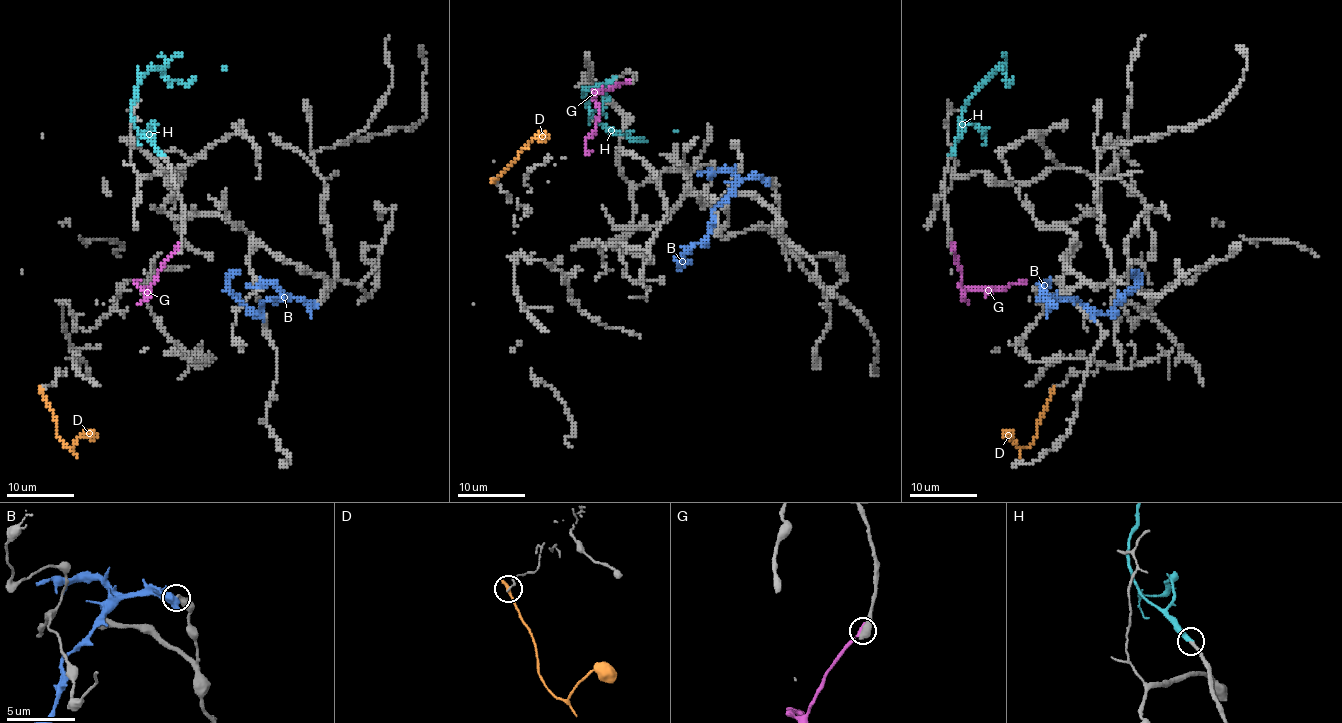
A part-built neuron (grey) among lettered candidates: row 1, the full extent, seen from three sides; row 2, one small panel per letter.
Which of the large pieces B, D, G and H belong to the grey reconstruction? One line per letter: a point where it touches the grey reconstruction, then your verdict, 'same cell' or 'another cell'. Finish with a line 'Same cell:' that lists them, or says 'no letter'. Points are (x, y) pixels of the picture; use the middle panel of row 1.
B: (768, 180) | another cell
D: (493, 179) | another cell
G: (629, 82) | another cell
H: (614, 79) | same cell
Same cell: H

